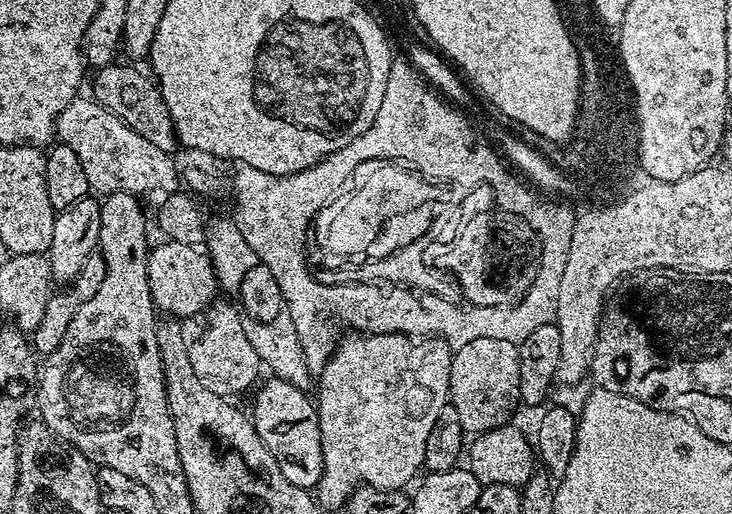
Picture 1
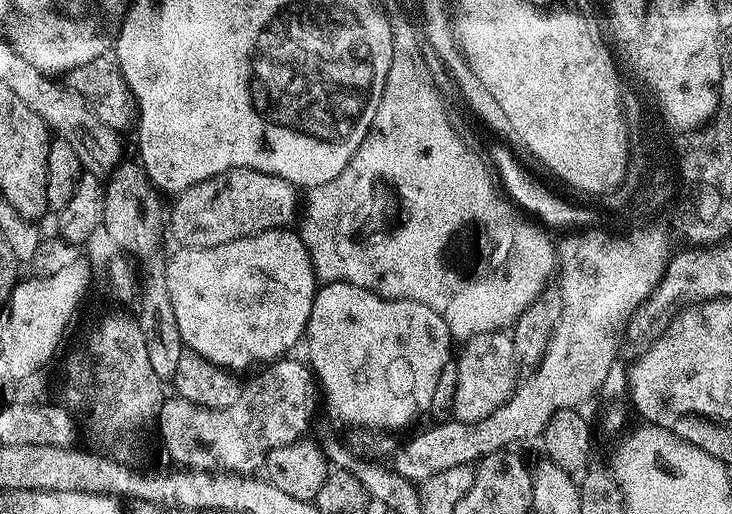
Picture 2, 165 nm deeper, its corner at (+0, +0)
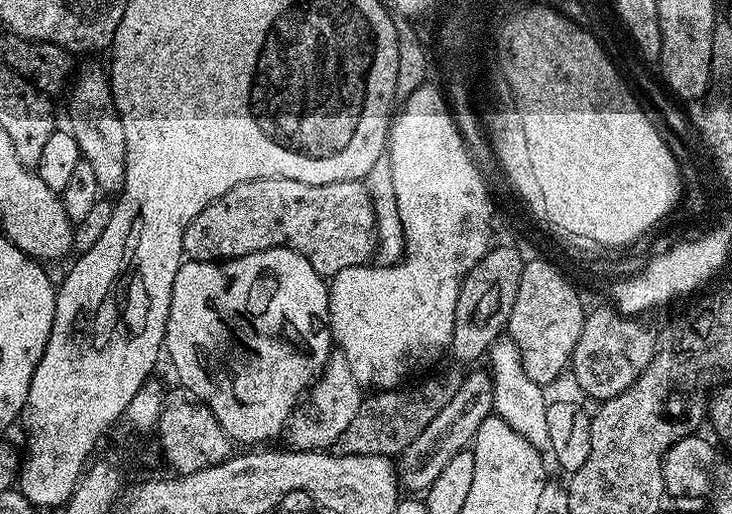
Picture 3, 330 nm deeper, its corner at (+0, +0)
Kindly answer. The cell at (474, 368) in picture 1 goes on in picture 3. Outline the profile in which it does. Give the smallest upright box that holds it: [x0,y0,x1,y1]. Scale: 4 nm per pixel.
[397,369,493,491]

